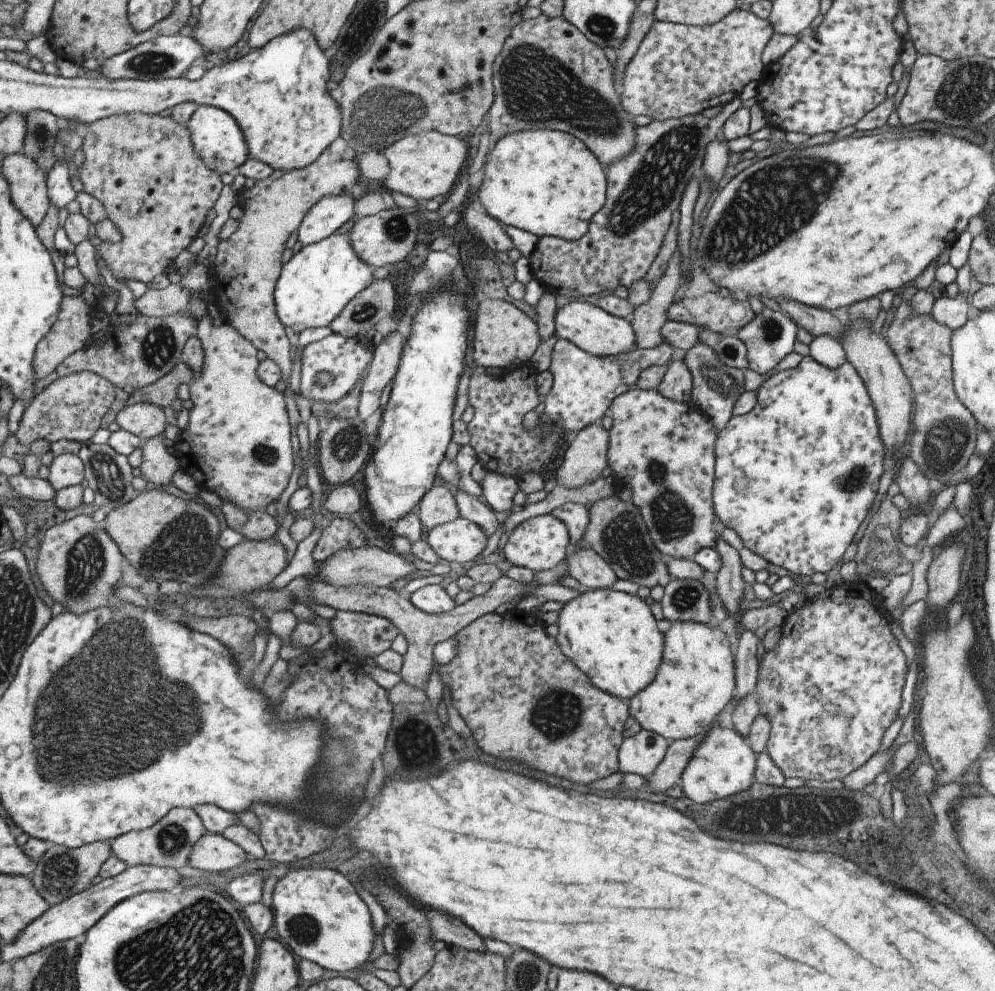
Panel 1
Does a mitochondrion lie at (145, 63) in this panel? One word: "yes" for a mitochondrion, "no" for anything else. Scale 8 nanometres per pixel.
yes

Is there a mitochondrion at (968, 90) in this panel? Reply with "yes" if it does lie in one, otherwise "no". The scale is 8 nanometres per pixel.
yes

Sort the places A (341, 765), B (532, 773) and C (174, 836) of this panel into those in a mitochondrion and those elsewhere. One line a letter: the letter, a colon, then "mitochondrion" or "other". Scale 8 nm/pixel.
A: mitochondrion
B: other
C: mitochondrion

